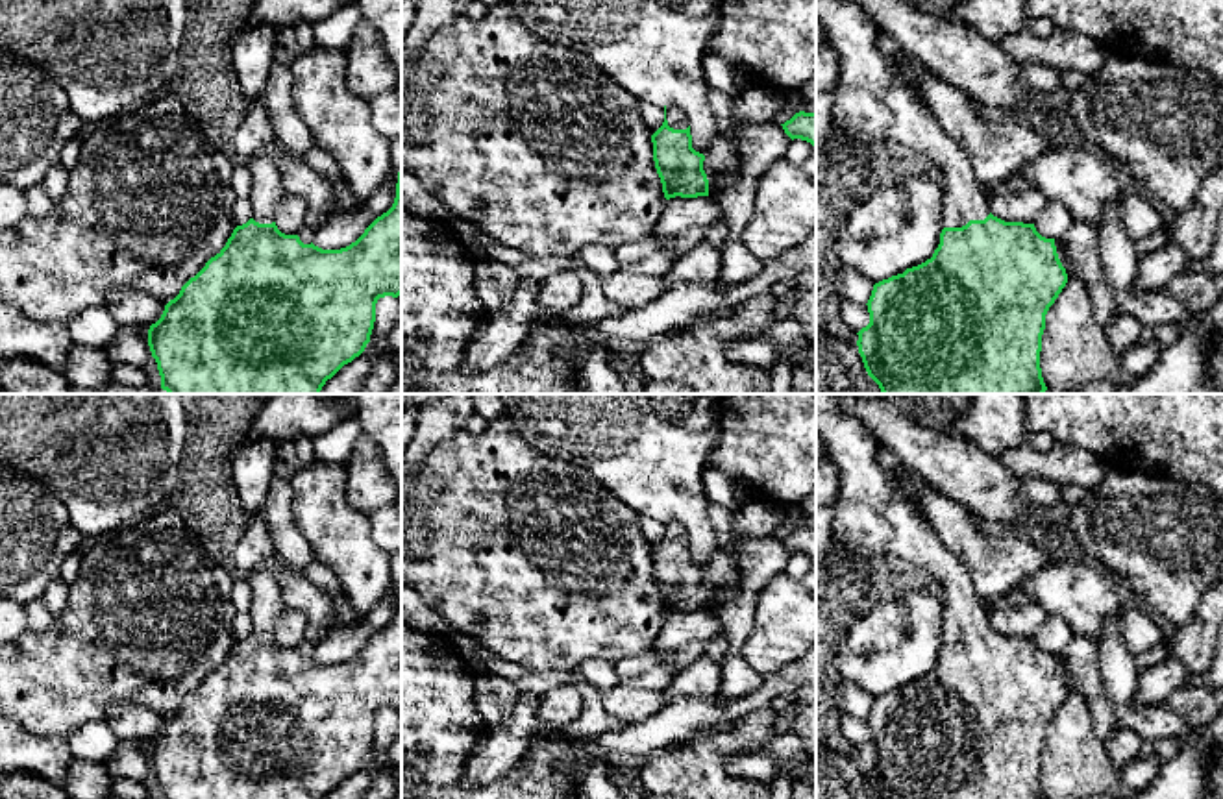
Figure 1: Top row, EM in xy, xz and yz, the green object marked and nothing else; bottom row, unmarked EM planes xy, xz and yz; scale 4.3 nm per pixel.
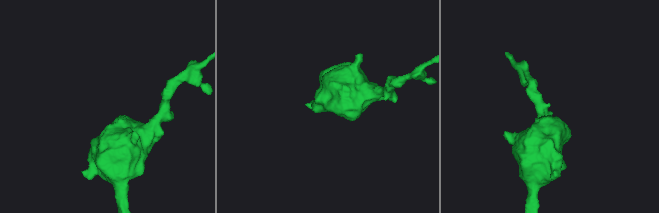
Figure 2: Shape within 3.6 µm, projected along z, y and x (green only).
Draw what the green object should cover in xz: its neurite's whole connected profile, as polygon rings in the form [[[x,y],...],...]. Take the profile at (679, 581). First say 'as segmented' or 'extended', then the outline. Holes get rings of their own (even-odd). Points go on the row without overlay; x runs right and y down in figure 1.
extended; [[[664,520],[664,536],[651,549],[651,557],[666,614],[709,610],[709,594],[703,584],[705,570],[692,562],[690,540],[683,523]]]

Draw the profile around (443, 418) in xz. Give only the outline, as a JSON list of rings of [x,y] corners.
[[[444,394],[440,400],[418,407],[416,433],[401,455],[401,470],[418,475],[424,459],[444,440],[466,429],[474,414],[474,394]]]

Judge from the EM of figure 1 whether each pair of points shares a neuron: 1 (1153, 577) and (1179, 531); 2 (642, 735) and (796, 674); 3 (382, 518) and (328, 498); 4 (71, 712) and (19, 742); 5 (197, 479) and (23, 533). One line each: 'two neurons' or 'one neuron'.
1: one neuron
2: one neuron
3: two neurons
4: two neurons
5: two neurons

